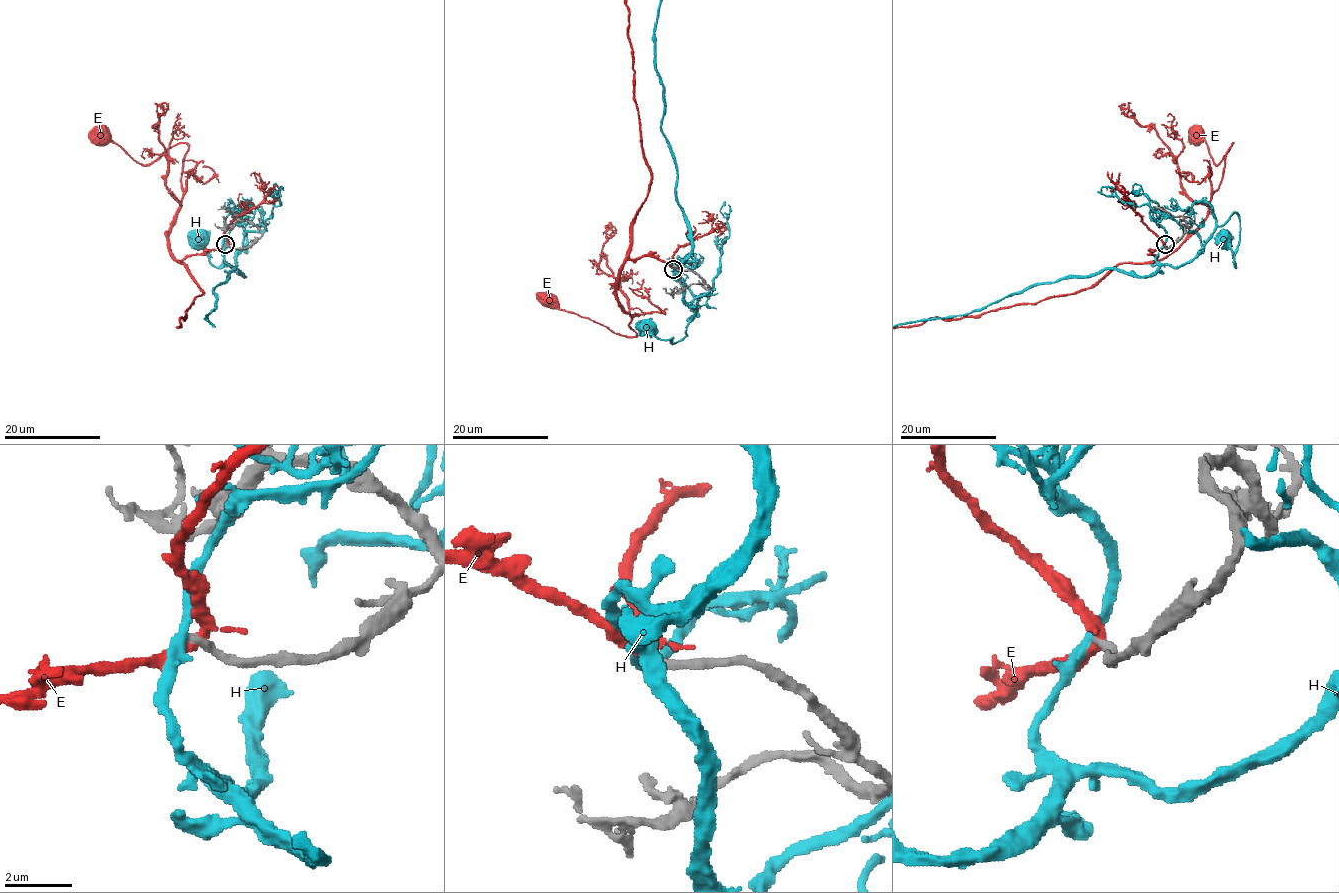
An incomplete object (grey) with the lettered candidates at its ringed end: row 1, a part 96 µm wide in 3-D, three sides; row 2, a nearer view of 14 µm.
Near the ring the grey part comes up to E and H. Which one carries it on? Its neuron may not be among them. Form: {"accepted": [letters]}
{"accepted": []}

